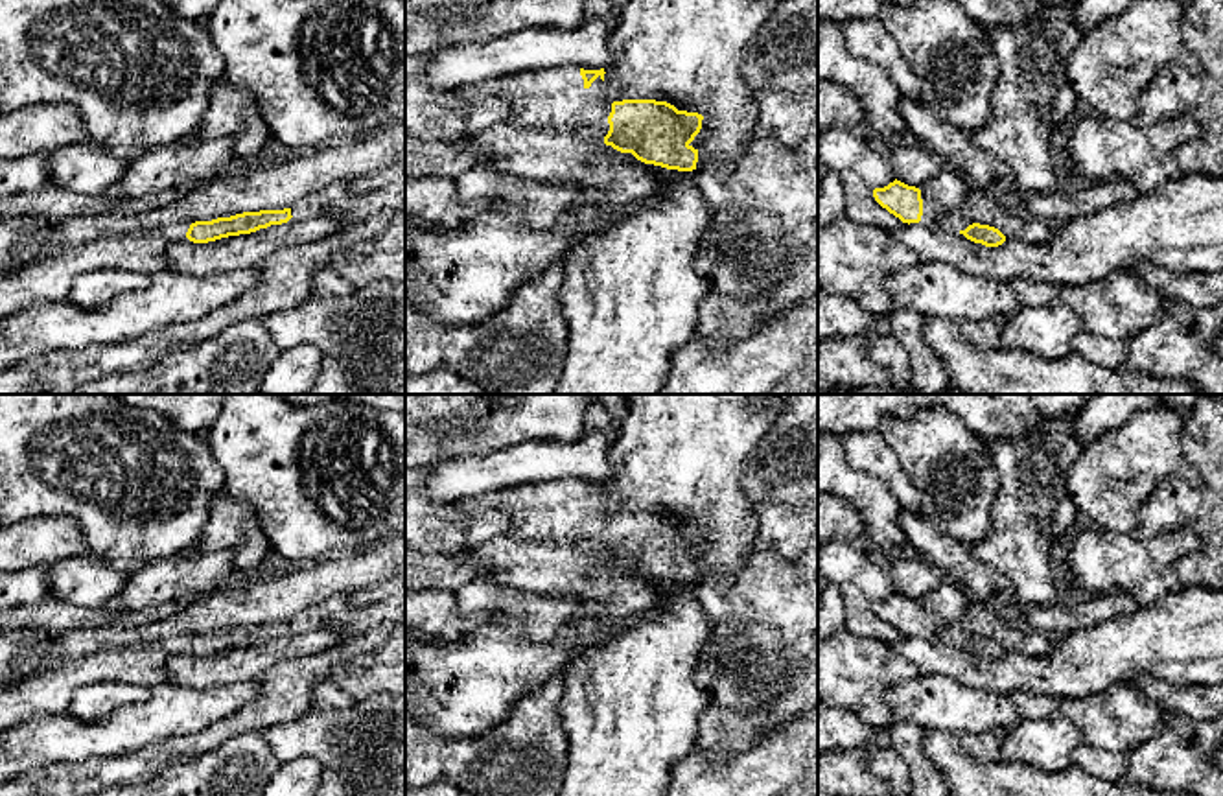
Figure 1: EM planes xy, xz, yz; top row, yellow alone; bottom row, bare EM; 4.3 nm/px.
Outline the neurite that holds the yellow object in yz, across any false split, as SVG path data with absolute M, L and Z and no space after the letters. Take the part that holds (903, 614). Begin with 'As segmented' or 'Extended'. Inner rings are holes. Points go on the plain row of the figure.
Extended. M893 593L884 601L873 603L875 614L903 636L919 636L930 643L941 643L949 634L956 643L956 632L941 621L923 601Z

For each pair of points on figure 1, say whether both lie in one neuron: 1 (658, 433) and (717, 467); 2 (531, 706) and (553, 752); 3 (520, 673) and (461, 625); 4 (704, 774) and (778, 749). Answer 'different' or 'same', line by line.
1: same
2: same
3: different
4: same

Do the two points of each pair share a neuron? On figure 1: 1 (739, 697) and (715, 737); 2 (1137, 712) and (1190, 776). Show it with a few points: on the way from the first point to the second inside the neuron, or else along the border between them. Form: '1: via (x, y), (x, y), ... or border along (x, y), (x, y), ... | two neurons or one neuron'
1: border along (710, 704), (721, 710), (763, 710) | two neurons
2: border along (1166, 712), (1164, 725), (1128, 754) | two neurons

